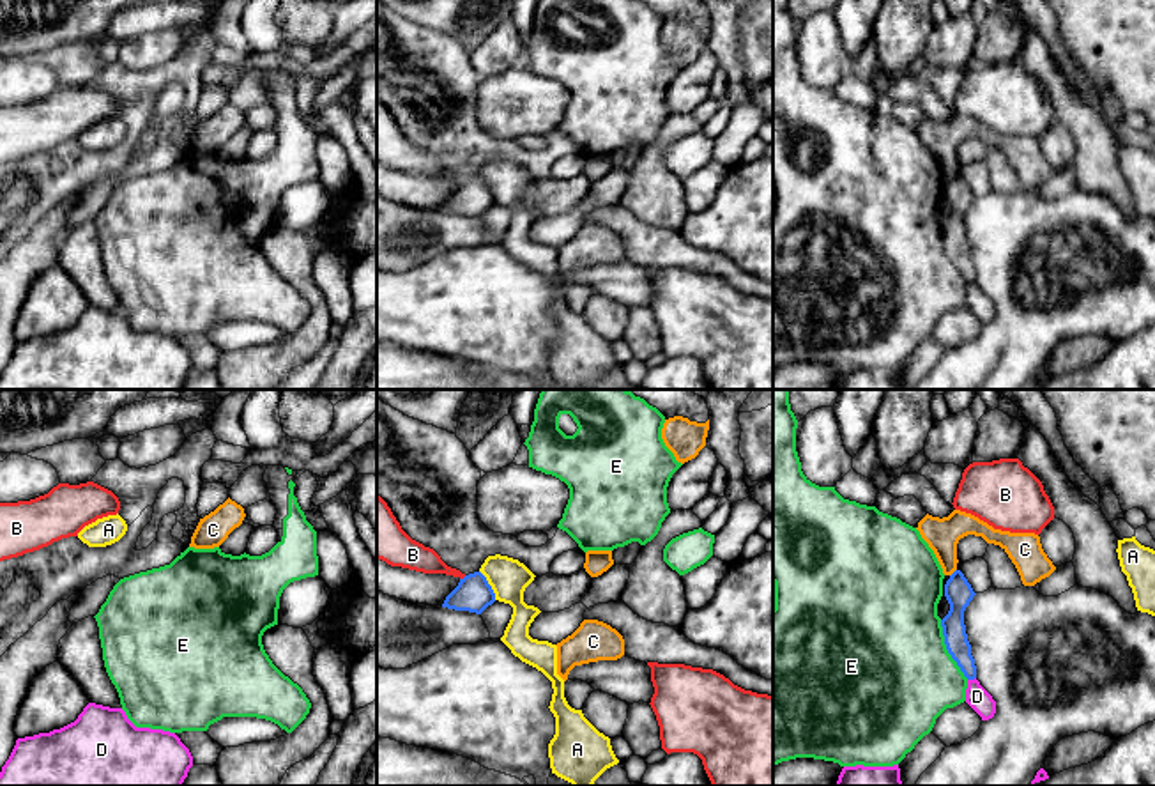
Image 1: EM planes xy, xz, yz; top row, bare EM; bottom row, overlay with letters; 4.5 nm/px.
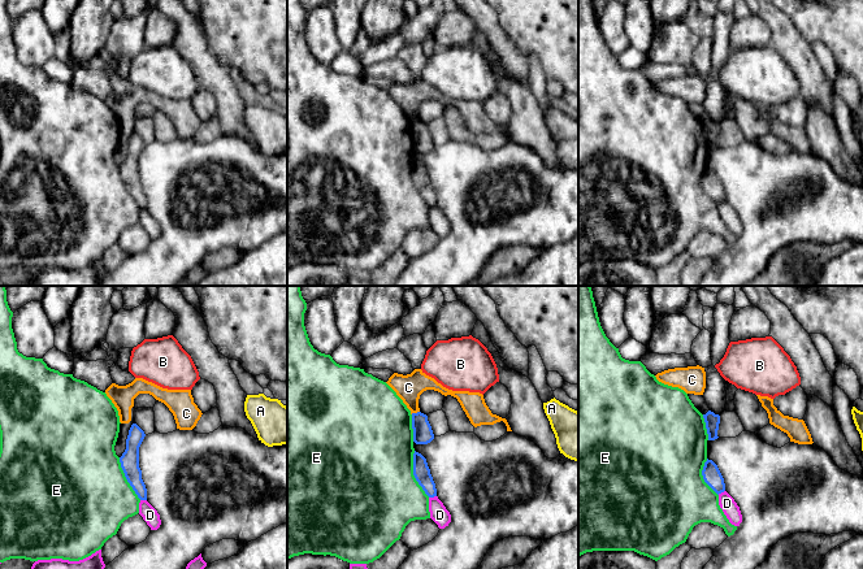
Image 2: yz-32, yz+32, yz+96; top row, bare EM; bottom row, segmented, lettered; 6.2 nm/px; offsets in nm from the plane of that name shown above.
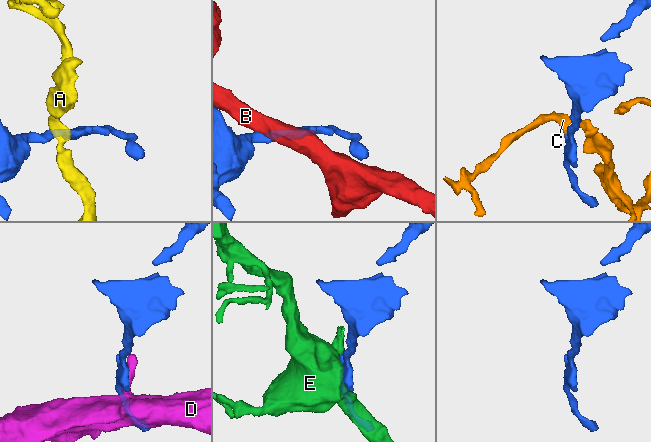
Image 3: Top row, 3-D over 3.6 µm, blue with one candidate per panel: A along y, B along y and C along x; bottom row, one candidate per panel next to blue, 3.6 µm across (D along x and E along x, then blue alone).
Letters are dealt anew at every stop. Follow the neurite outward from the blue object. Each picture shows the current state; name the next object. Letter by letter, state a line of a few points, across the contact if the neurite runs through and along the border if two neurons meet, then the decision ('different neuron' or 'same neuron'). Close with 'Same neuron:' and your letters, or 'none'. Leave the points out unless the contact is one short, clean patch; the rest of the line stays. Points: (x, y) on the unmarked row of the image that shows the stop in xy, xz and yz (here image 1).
A: line xz (480, 174), (496, 202); different neuron
B: line xz (466, 179), (460, 183); different neuron
C: line yz (956, 172), (950, 179); different neuron
D: different neuron
E: different neuron
Same neuron: none

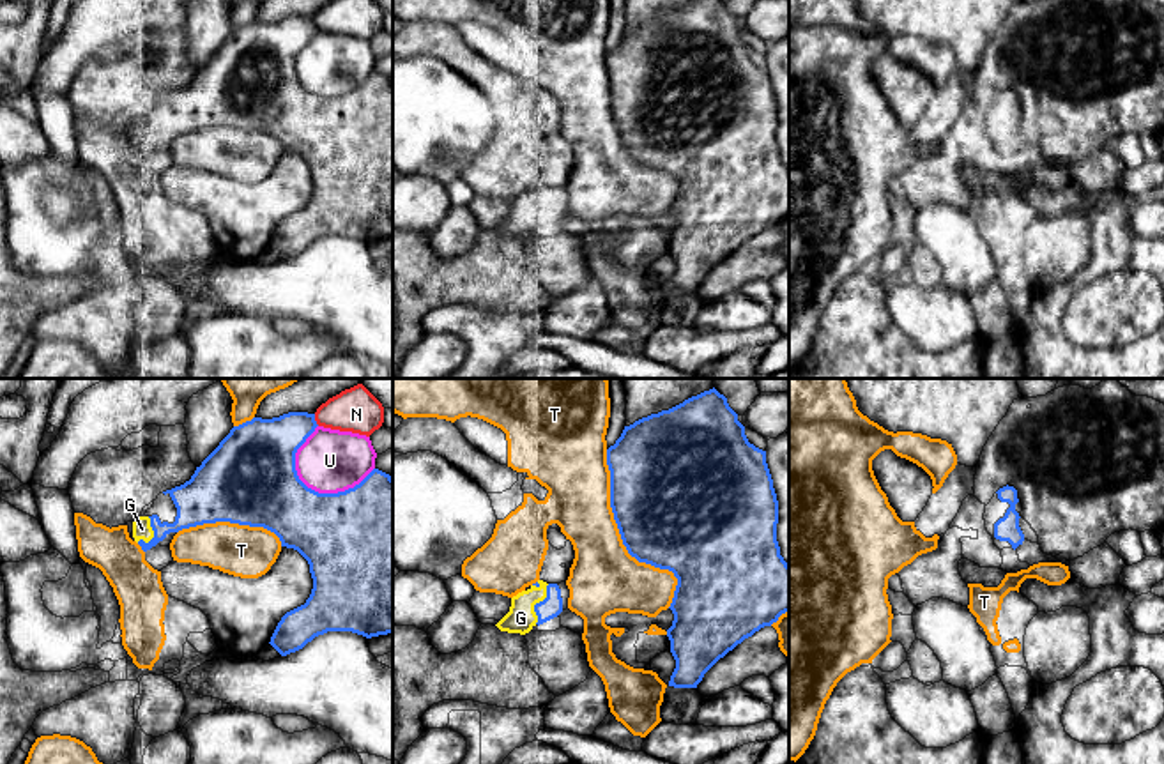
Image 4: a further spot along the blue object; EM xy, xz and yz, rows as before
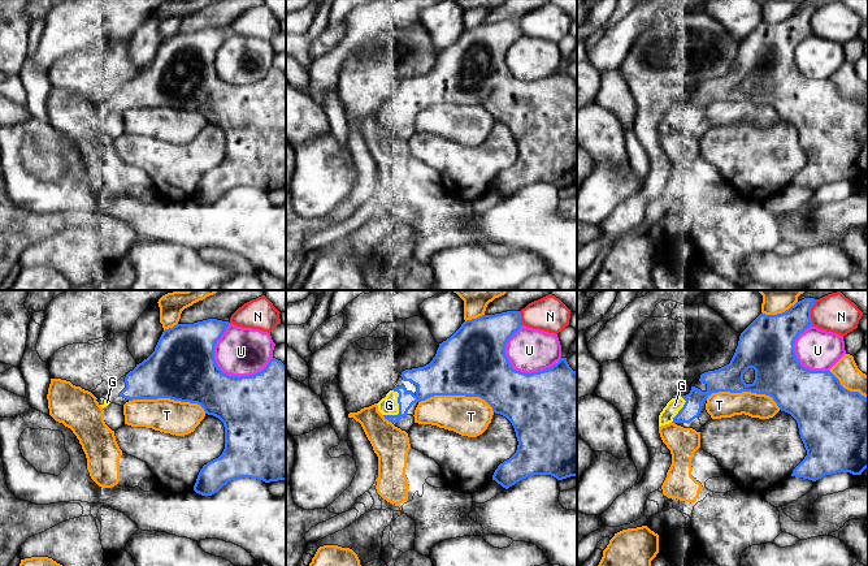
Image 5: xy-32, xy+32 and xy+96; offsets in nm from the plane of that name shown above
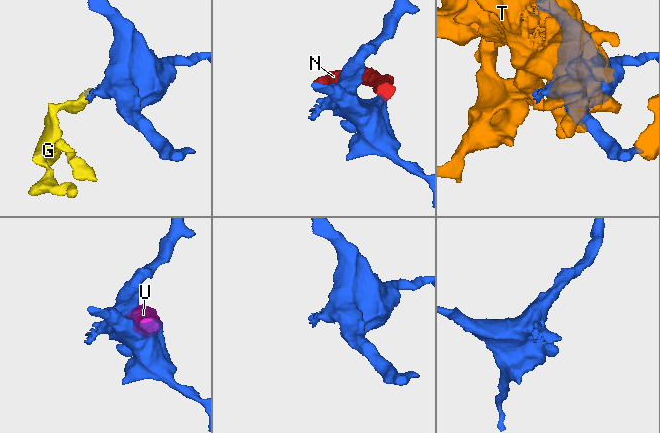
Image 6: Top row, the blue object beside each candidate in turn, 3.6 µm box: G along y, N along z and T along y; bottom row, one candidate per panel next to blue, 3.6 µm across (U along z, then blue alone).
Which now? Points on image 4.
G: same neuron
N: line xy (313, 18), (319, 29); different neuron
T: different neuron
U: different neuron
Same neuron: G

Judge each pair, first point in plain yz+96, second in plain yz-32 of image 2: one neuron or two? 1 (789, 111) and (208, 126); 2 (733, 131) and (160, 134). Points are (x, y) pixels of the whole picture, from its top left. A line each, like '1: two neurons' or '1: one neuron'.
1: two neurons
2: two neurons

